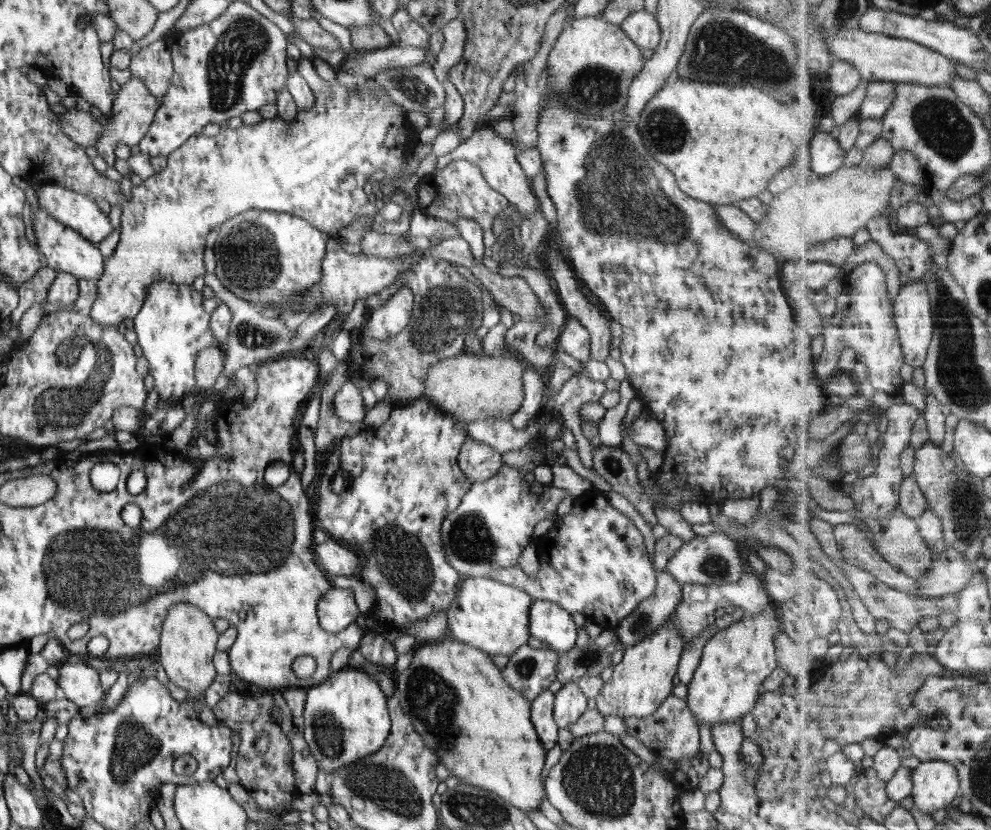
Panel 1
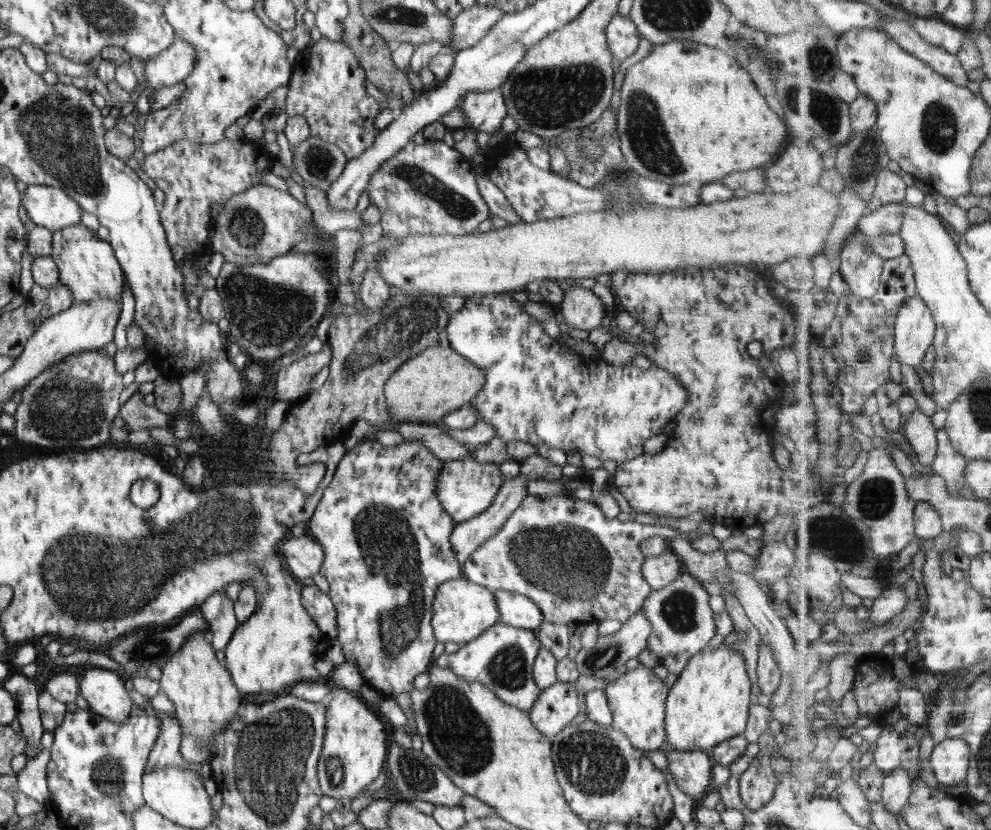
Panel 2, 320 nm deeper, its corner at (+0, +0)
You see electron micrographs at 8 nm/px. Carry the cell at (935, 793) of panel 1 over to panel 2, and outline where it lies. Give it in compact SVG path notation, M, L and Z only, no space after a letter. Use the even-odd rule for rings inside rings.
M948 738L938 743L930 761L940 783L951 787L967 781L973 753L972 743L965 738Z

